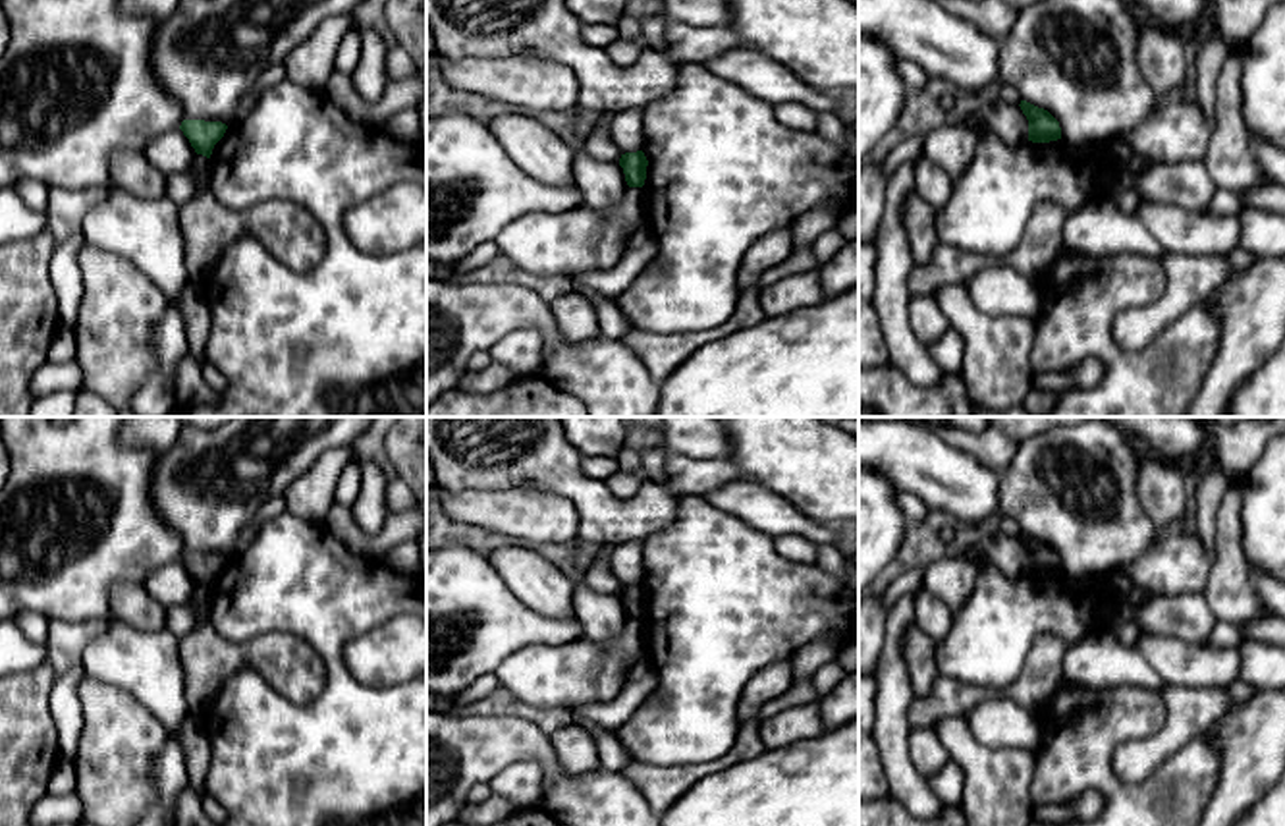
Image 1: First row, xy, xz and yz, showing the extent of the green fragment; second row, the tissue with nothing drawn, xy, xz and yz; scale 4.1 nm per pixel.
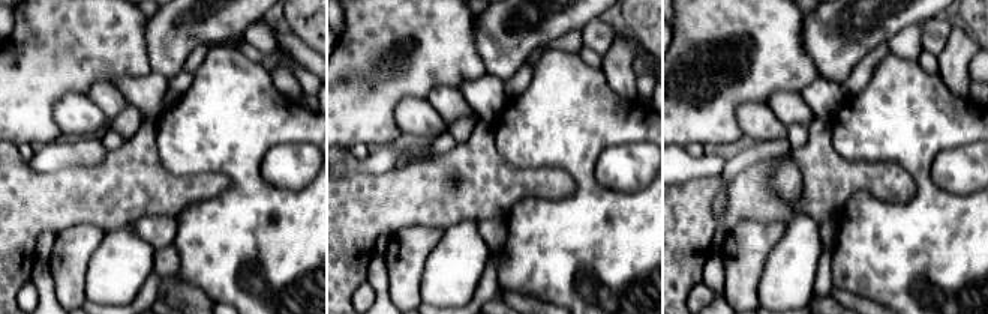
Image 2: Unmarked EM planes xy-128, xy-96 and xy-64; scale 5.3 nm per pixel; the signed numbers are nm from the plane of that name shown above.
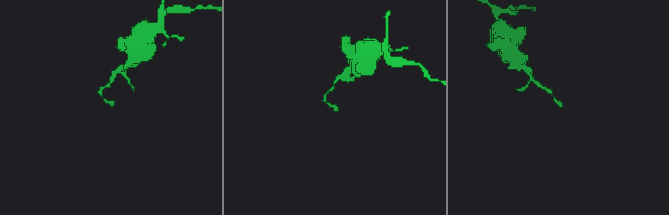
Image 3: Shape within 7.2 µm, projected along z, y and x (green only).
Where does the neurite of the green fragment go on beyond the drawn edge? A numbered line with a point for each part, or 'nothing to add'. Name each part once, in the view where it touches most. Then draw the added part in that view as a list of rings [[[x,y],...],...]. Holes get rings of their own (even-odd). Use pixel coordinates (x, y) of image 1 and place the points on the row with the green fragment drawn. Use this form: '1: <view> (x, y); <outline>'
nothing to add

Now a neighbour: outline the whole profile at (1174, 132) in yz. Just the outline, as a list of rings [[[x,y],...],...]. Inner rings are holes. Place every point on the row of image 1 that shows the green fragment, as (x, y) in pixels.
[[[1160,100],[1152,112],[1115,141],[1154,162],[1202,160],[1212,129],[1198,102]]]

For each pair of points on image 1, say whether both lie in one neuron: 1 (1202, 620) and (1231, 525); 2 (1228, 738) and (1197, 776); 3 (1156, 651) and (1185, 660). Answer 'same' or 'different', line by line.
1: different
2: different
3: same

